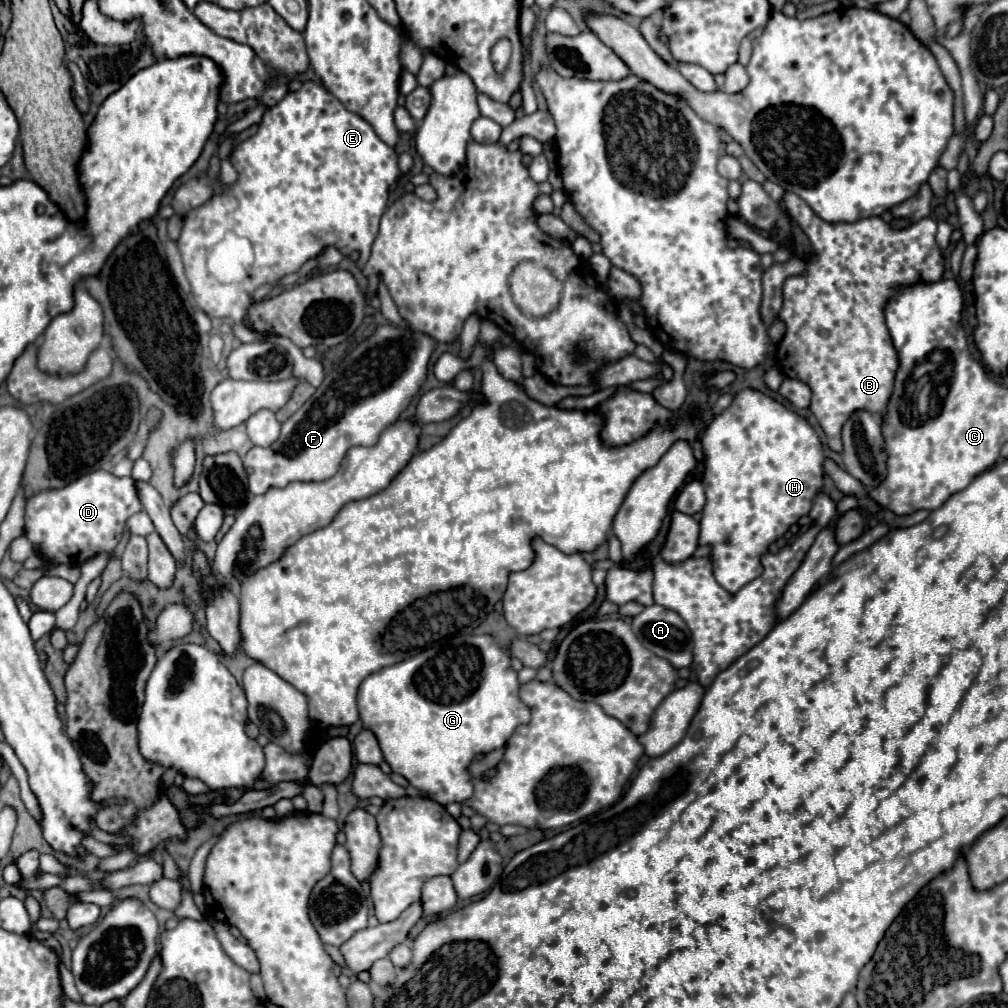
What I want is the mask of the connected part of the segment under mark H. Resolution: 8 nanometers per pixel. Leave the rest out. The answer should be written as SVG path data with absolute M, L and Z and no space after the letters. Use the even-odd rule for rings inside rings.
M758 390L738 392L730 408L710 422L700 444L704 448L702 484L706 488L706 506L700 520L700 544L712 546L716 582L734 594L760 576L760 556L766 552L768 544L780 538L792 522L810 512L812 500L822 488L824 448L806 418Z

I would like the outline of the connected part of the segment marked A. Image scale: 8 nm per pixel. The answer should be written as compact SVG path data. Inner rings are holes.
M652 604L632 618L632 630L644 648L668 660L674 668L692 664L692 634L676 612Z

